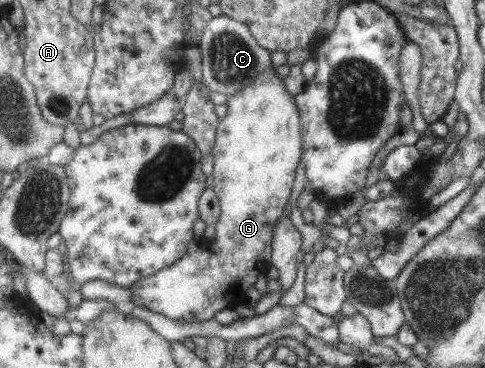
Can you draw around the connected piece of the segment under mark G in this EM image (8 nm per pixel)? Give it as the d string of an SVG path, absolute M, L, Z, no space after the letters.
M267 67L263 70L263 73L259 73L253 81L249 81L248 85L239 89L236 93L231 96L227 96L225 105L227 106L227 115L220 118L215 131L216 137L214 140L214 147L210 155L213 158L212 177L214 185L212 190L214 191L217 199L219 200L219 207L221 213L219 219L215 224L215 235L214 238L199 240L198 245L192 244L175 263L169 265L148 275L147 277L137 280L129 289L131 290L132 296L134 297L134 303L137 306L143 306L144 308L150 309L151 311L160 313L165 317L171 319L178 319L182 322L200 322L213 318L213 315L221 309L234 309L237 305L245 305L246 295L244 294L249 287L253 286L255 280L259 275L266 275L270 263L271 253L271 242L272 242L272 231L273 226L283 216L283 208L288 201L289 195L291 195L291 185L293 185L293 176L295 175L295 169L299 165L299 161L302 160L303 147L301 147L301 127L299 122L299 111L293 103L293 97L286 91L284 81L281 81L277 75L275 75L274 67Z

